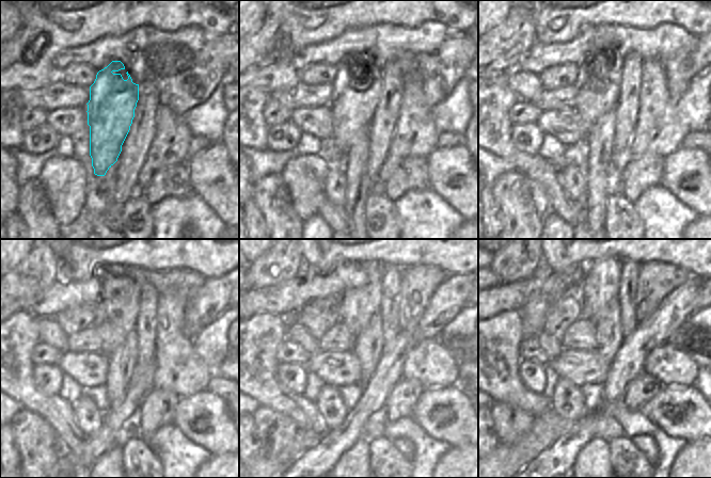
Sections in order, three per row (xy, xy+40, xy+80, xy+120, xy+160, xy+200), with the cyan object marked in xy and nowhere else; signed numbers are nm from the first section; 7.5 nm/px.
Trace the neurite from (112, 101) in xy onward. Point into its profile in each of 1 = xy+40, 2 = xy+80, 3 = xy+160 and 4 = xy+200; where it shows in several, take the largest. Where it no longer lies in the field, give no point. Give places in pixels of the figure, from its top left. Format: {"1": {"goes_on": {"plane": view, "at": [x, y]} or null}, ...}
{"1": {"goes_on": {"plane": "xy+40", "at": [357, 86]}}, "2": {"goes_on": {"plane": "xy+80", "at": [598, 79]}}, "3": {"goes_on": {"plane": "xy+160", "at": [360, 303]}}, "4": {"goes_on": {"plane": "xy+200", "at": [600, 286]}}}

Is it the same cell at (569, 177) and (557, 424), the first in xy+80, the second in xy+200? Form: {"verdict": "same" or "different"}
{"verdict": "different"}

